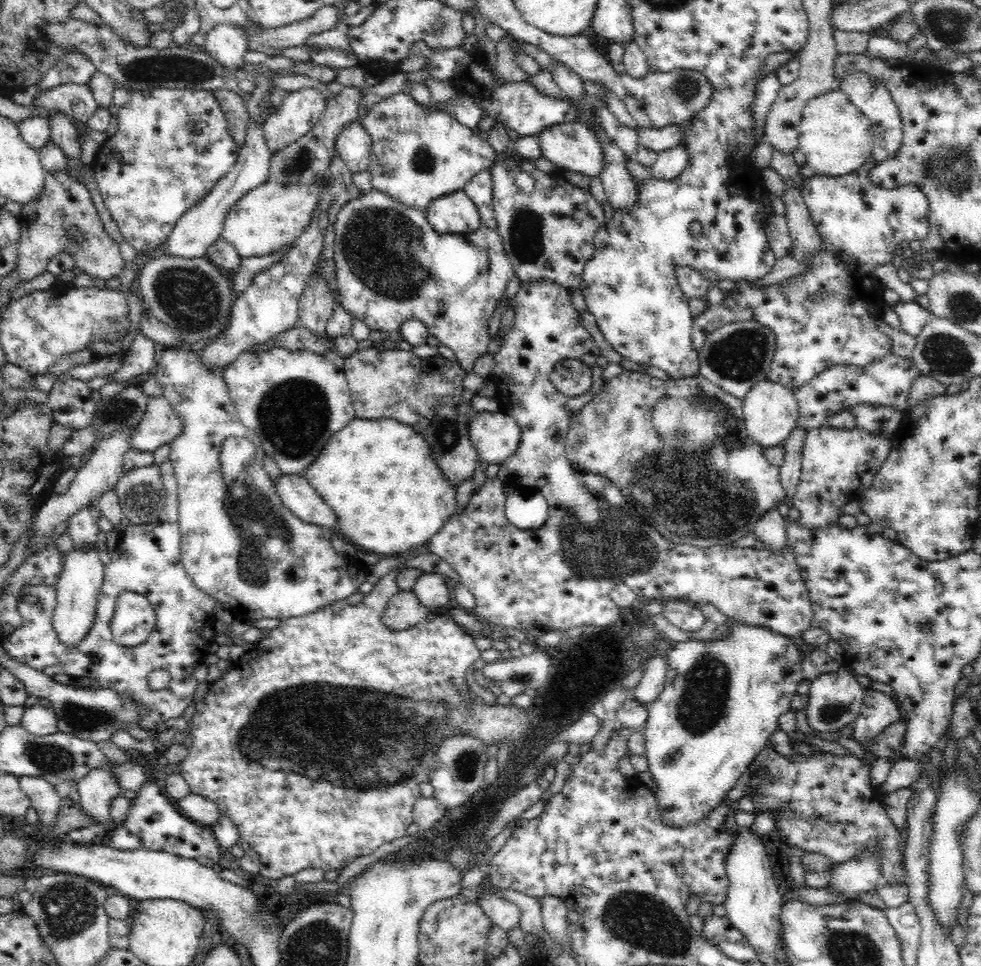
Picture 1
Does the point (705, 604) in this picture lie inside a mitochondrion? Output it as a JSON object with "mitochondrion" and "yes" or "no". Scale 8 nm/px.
{"mitochondrion":"no"}

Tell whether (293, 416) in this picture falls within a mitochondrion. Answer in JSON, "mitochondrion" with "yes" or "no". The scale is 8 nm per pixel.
{"mitochondrion":"yes"}

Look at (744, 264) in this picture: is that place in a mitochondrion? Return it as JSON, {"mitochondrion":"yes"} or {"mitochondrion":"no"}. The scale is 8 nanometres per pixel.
{"mitochondrion":"no"}

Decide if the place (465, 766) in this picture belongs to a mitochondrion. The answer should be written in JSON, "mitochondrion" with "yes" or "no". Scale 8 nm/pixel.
{"mitochondrion":"yes"}

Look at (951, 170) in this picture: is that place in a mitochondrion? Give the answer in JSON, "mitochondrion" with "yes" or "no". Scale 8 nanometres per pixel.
{"mitochondrion":"yes"}

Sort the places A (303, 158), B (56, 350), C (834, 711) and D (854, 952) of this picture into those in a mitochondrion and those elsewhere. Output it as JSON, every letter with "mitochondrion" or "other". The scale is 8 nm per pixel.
{"A":"mitochondrion","B":"other","C":"mitochondrion","D":"mitochondrion"}

